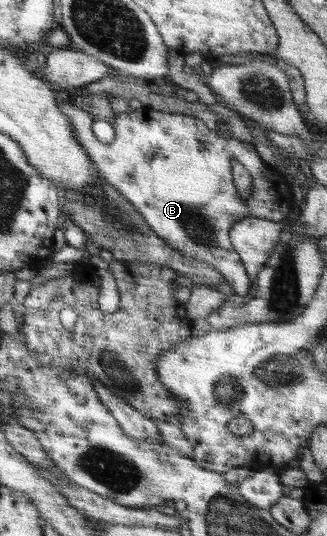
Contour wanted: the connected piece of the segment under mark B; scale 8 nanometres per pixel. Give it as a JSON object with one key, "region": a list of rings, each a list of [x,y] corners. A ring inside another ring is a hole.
{"region":[[[69,101],[63,102],[60,109],[72,120],[74,134],[96,165],[99,176],[150,221],[150,227],[158,237],[186,257],[213,265],[236,295],[248,293],[250,279],[229,237],[230,228],[249,217],[280,222],[286,219],[295,203],[285,177],[262,159],[252,144],[224,139],[193,115],[163,112],[147,105],[119,113],[112,120],[114,141],[100,143],[92,132],[95,119],[90,112]],[[200,142],[204,142],[206,148],[201,147]],[[232,161],[243,165],[254,179],[252,195],[248,199],[242,199],[236,191]]]}

